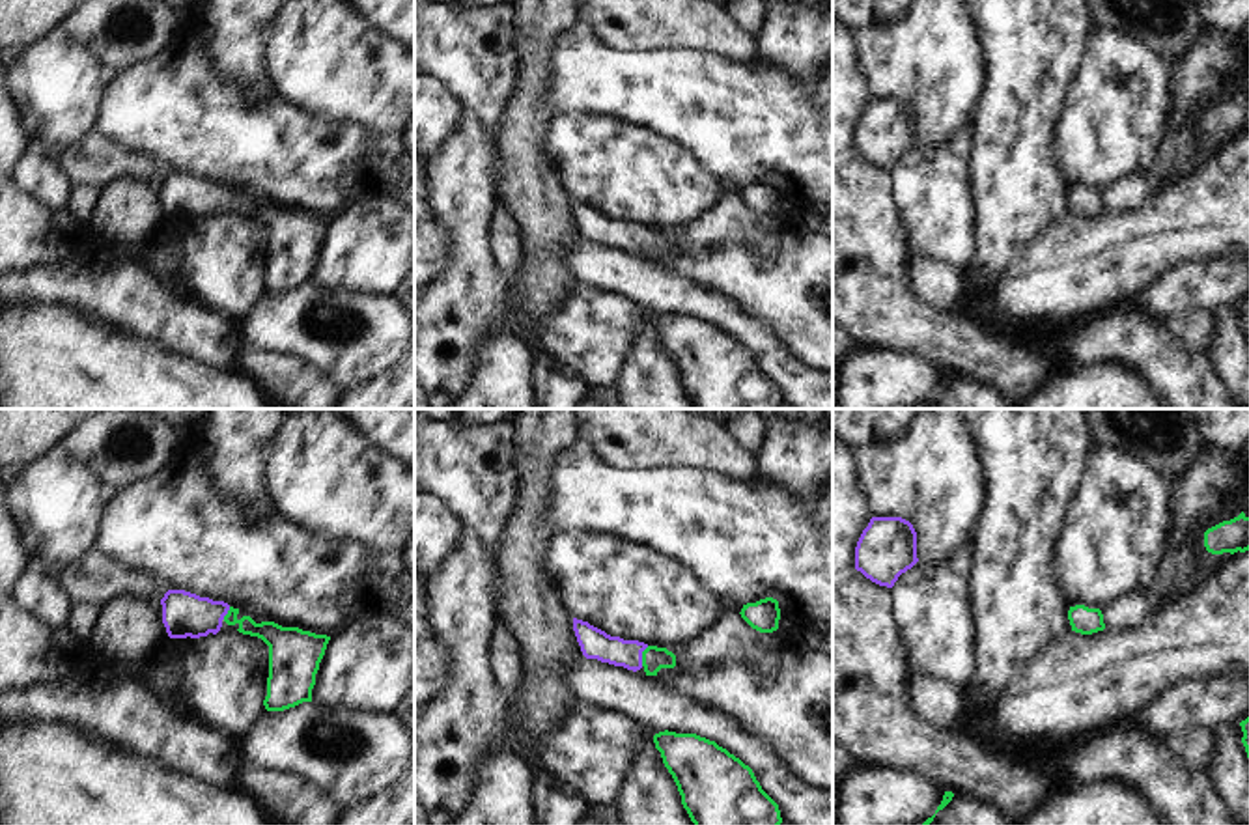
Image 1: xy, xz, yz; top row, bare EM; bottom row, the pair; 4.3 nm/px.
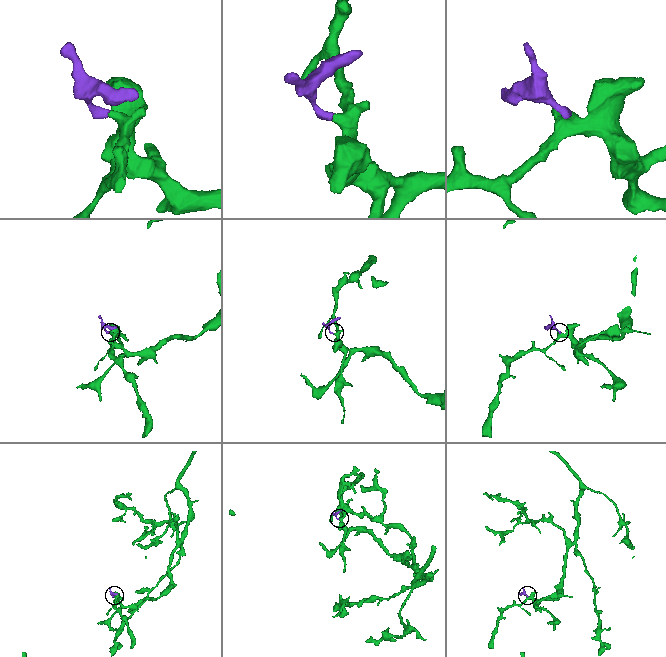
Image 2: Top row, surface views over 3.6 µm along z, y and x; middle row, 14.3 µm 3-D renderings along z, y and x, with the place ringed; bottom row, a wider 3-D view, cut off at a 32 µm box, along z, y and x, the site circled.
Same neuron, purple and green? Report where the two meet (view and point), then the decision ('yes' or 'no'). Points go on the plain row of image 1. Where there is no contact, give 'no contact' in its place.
xz (641, 237) | yes

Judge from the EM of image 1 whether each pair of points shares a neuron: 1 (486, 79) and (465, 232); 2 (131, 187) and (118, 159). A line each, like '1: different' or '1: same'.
1: same
2: different

